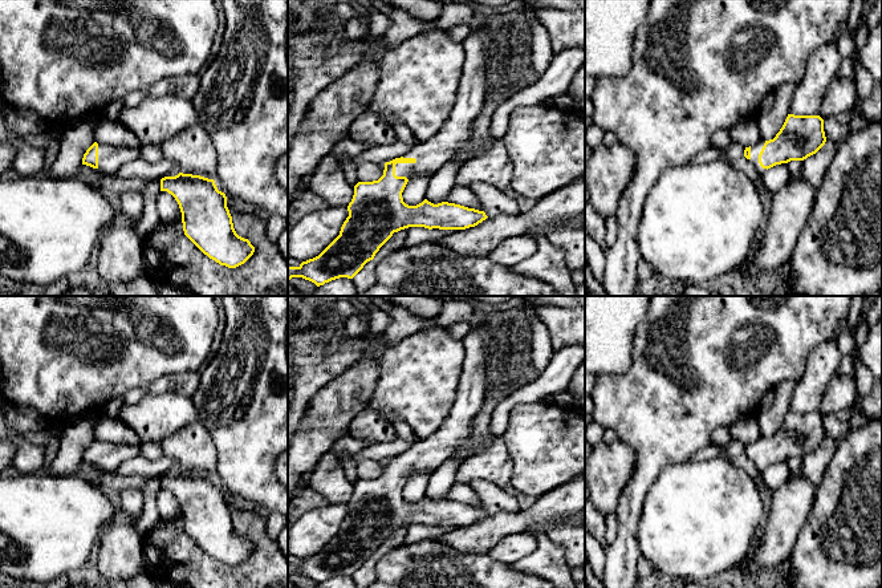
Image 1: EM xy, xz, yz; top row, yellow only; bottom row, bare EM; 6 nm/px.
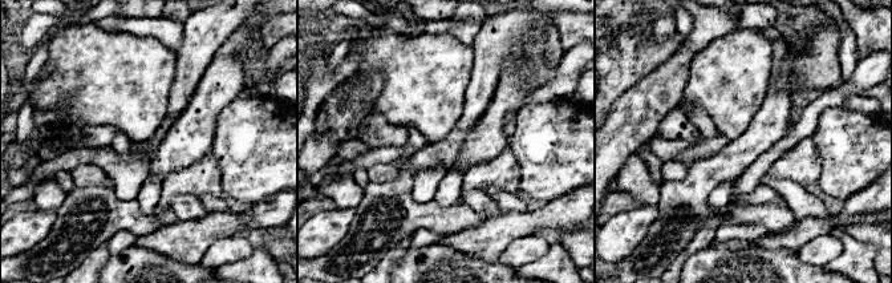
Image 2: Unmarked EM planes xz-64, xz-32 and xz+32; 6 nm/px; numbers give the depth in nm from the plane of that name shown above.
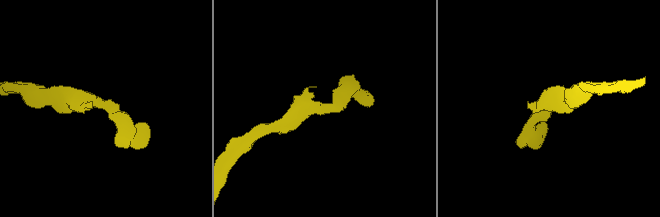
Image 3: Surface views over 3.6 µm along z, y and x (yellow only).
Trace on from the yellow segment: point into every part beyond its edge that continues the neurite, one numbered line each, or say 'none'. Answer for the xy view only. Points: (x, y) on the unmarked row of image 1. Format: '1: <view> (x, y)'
1: xy (110, 455)

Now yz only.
1: yz (755, 447)

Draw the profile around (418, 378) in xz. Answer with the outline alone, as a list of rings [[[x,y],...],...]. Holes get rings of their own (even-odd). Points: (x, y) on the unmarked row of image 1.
[[[443,327],[420,329],[398,342],[387,342],[382,334],[373,334],[359,358],[371,356],[375,357],[379,374],[367,406],[385,419],[402,417],[419,439],[436,433],[455,402],[466,357],[463,341],[452,337]]]

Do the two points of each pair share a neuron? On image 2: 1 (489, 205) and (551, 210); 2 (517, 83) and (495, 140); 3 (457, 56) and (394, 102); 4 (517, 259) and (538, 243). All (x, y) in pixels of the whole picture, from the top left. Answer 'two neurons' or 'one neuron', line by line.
1: two neurons
2: one neuron
3: one neuron
4: one neuron

